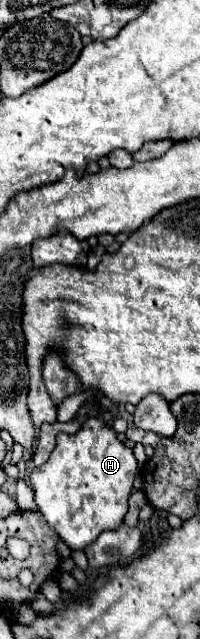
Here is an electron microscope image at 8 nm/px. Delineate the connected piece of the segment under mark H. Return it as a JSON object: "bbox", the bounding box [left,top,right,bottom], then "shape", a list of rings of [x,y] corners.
{"bbox":[30,419,138,551],"shape":[[[88,419],[88,421],[82,425],[82,429],[80,429],[78,433],[74,433],[74,435],[60,433],[60,435],[56,437],[56,441],[58,441],[58,443],[56,443],[56,449],[52,451],[50,459],[48,459],[42,467],[36,467],[36,469],[32,471],[32,475],[30,475],[30,487],[32,487],[34,493],[36,493],[36,505],[38,505],[38,511],[44,515],[46,523],[48,523],[48,525],[60,535],[60,539],[62,539],[72,551],[84,551],[88,545],[92,545],[92,543],[96,541],[96,537],[98,537],[102,531],[106,531],[106,529],[118,529],[118,527],[122,525],[124,515],[126,515],[126,511],[128,511],[128,497],[130,497],[130,493],[132,493],[132,485],[134,485],[134,479],[136,479],[138,463],[136,463],[136,459],[134,459],[132,449],[126,447],[122,441],[118,441],[116,431],[110,429],[108,425],[104,425],[100,419]]]}

